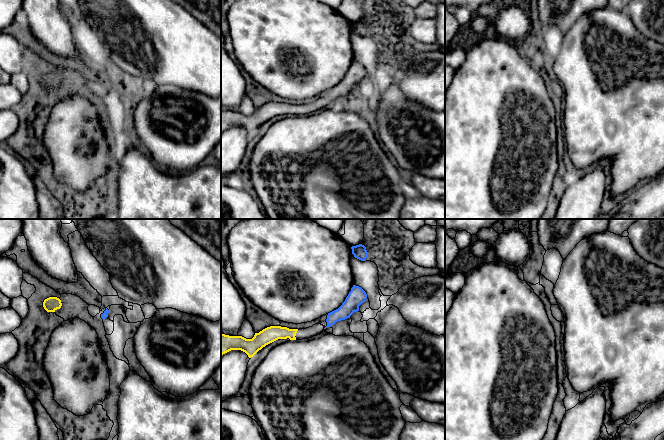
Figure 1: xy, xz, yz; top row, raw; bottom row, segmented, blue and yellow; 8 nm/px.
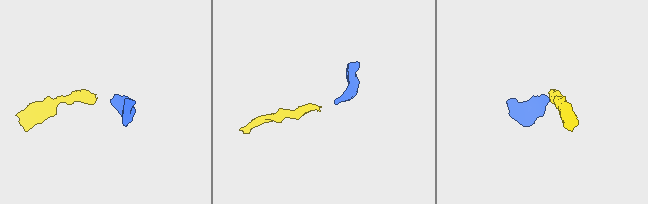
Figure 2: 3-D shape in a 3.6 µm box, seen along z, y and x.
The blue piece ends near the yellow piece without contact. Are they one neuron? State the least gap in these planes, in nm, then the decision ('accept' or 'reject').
240 nm | accept

